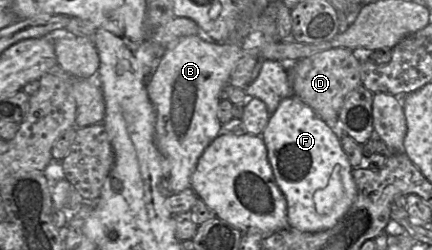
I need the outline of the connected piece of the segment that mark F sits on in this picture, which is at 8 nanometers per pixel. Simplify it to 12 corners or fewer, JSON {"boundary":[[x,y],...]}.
{"boundary":[[291,95],[261,137],[288,228],[335,226],[357,194],[337,135]]}

